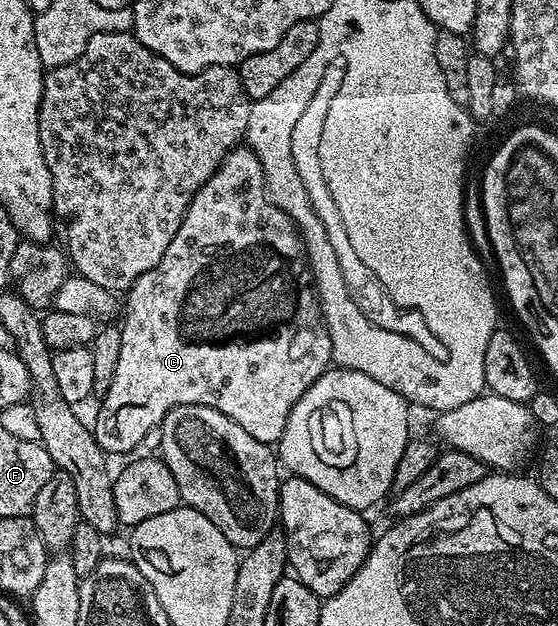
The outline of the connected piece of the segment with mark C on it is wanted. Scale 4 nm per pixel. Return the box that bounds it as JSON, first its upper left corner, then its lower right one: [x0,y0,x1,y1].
[94,146,333,454]

